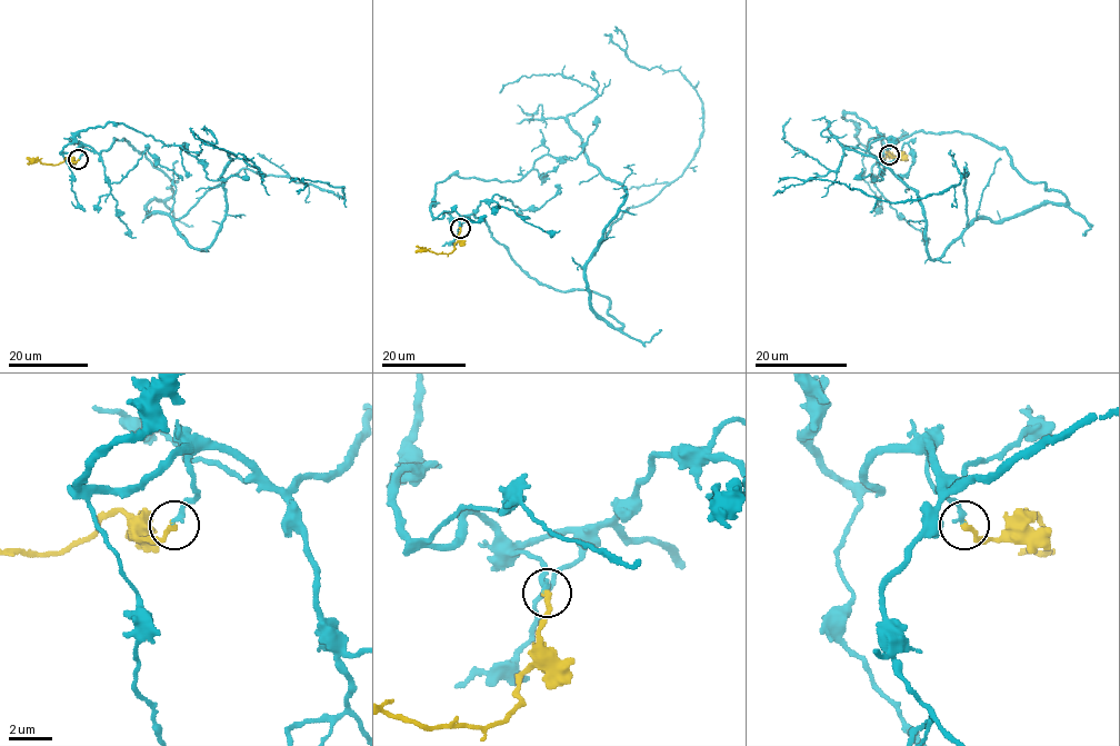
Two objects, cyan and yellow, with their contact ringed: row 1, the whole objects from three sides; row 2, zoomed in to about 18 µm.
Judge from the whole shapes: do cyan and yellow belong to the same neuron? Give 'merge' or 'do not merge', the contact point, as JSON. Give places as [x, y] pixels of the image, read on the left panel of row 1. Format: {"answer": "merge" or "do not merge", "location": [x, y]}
{"answer": "merge", "location": [78, 159]}

